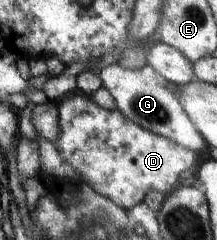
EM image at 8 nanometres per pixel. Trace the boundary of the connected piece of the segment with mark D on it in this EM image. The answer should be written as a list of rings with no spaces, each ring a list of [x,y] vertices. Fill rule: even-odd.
[[[74,94],[72,98],[62,100],[57,110],[60,135],[53,143],[58,154],[84,176],[81,181],[124,210],[140,204],[148,190],[168,195],[180,184],[180,174],[194,171],[201,160],[201,155],[140,128],[118,110],[110,112],[100,108],[85,94]]]

